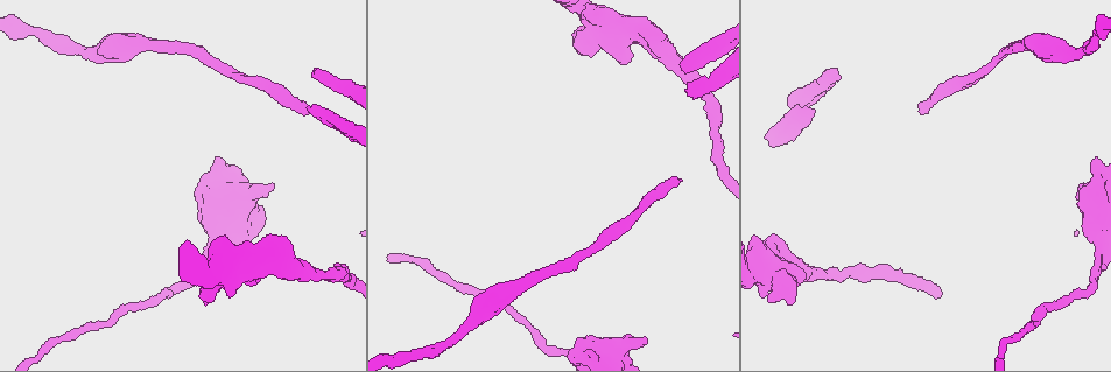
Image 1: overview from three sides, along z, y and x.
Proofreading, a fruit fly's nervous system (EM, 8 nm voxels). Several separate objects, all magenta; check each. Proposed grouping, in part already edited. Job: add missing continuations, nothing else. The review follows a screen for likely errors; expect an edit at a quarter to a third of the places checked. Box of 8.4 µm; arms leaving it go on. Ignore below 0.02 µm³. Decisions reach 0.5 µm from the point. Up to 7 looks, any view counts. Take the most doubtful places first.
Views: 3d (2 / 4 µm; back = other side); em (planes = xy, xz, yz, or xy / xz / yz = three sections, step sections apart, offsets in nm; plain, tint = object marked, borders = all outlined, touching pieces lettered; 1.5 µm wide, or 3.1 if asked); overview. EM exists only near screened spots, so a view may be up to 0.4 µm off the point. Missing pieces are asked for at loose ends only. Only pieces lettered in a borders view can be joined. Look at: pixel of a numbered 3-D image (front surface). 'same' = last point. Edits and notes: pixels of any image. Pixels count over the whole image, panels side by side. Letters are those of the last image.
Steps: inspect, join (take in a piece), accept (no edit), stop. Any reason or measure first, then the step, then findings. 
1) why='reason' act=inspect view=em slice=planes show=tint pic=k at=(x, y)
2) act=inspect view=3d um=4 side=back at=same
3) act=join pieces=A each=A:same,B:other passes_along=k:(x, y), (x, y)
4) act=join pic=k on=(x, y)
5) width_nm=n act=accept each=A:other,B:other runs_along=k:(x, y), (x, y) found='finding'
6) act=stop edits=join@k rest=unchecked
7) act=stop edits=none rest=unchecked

why='end of a long branch' act=inspect view=em slice=planes show=borders pic=1 at=(805, 105)

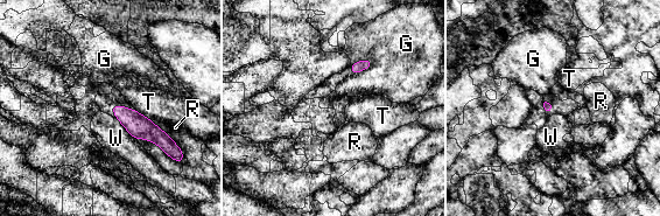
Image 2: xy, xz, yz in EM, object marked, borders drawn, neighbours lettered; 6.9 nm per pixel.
act=accept each=G:other,R:other,T:other,W:other runs_along=2:(114, 109), (140, 127), (164, 138) found='no lettered piece goes on from it'

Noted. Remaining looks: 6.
why='an open end' act=inspect view=3d um=2 pic=1 at=(679, 182)

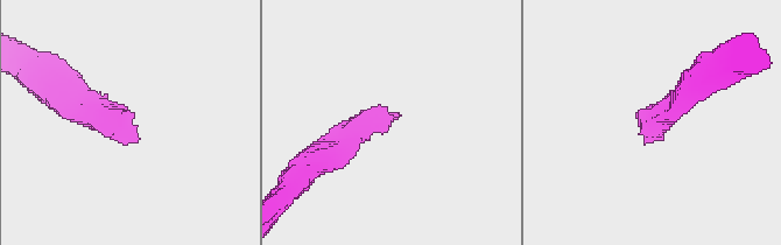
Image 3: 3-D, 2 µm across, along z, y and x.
why='shape alone is not enough' act=inspect view=em slice=xy step=8 show=borders pic=3 at=(135, 137)

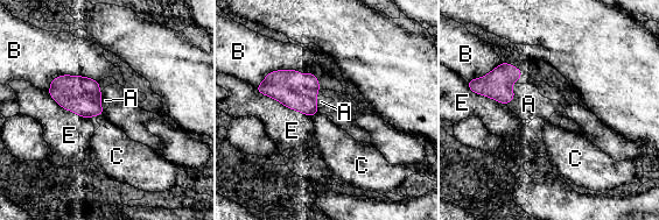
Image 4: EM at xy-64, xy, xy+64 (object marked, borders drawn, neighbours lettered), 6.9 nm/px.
act=inspect view=em slice=planes show=borders at=same

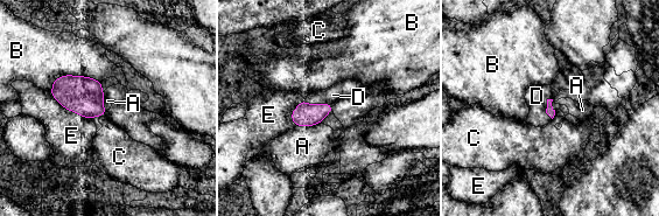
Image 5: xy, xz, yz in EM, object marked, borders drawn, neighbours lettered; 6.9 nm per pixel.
act=join pieces=D each=A:other,B:other,C:other,D:same,E:other found='it goes on there'

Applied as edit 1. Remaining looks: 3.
act=stop edits=join@5 rest=unchecked

